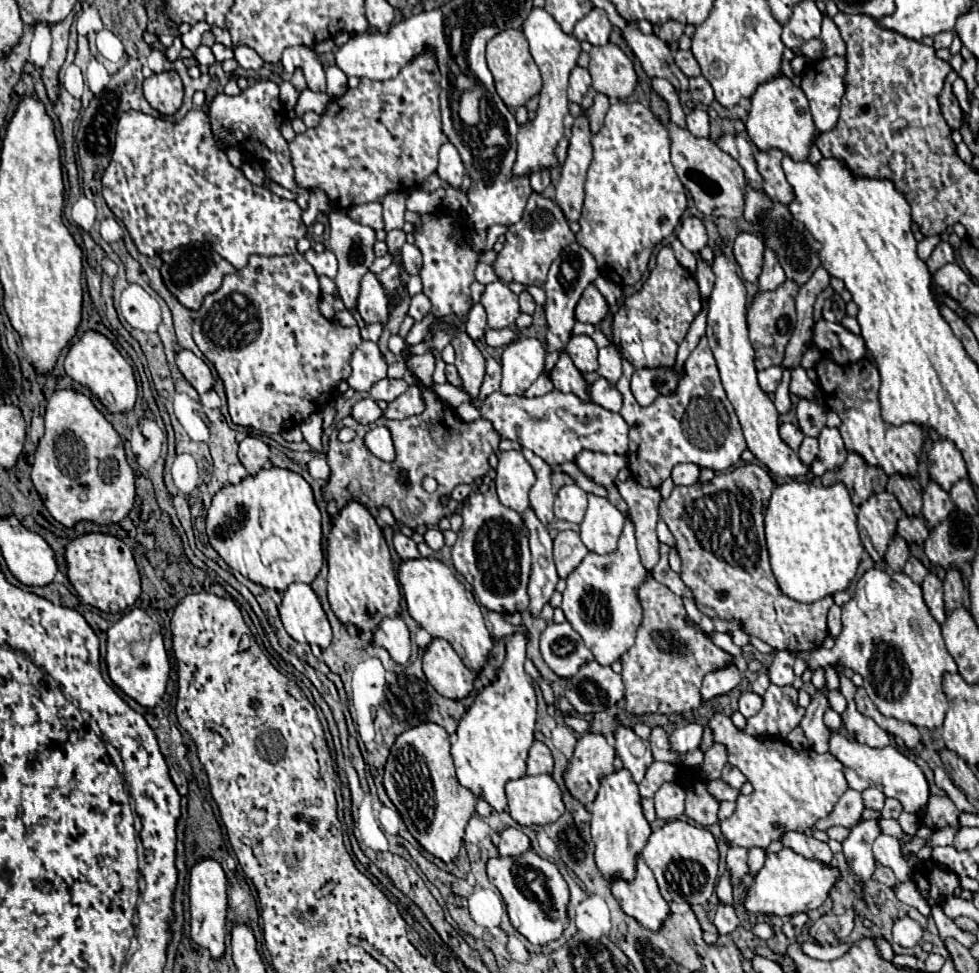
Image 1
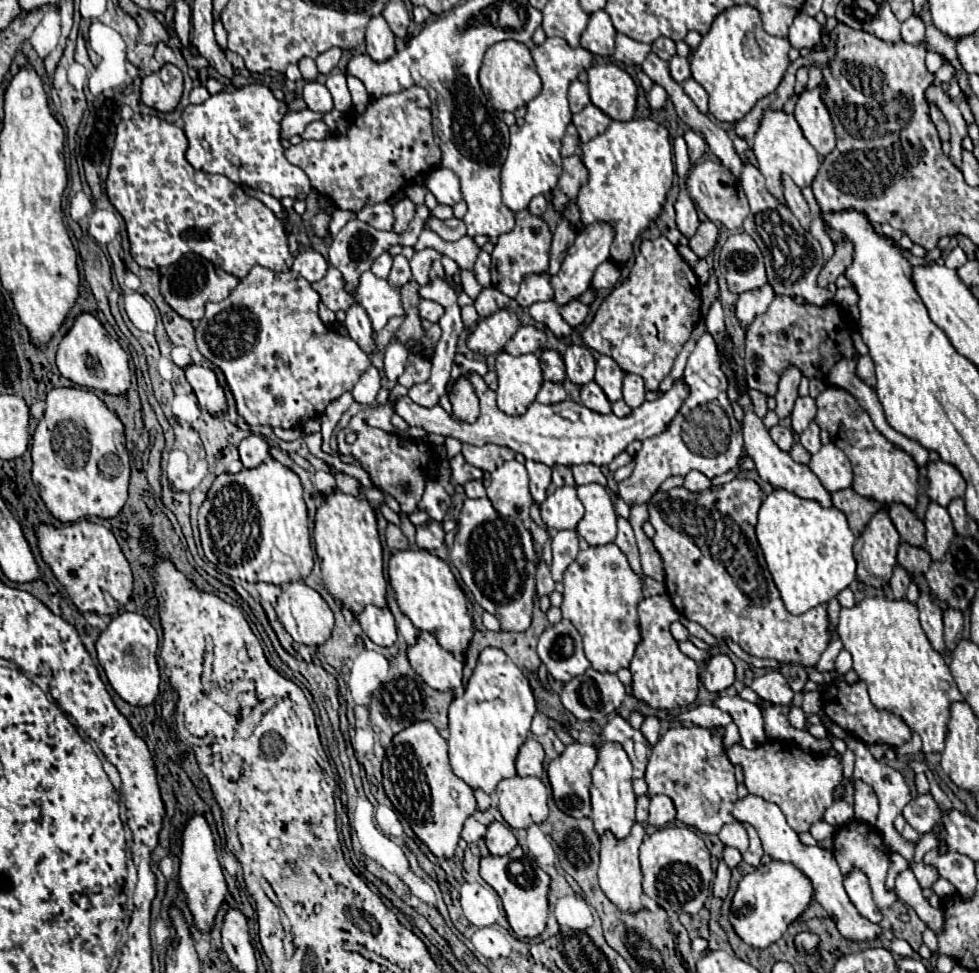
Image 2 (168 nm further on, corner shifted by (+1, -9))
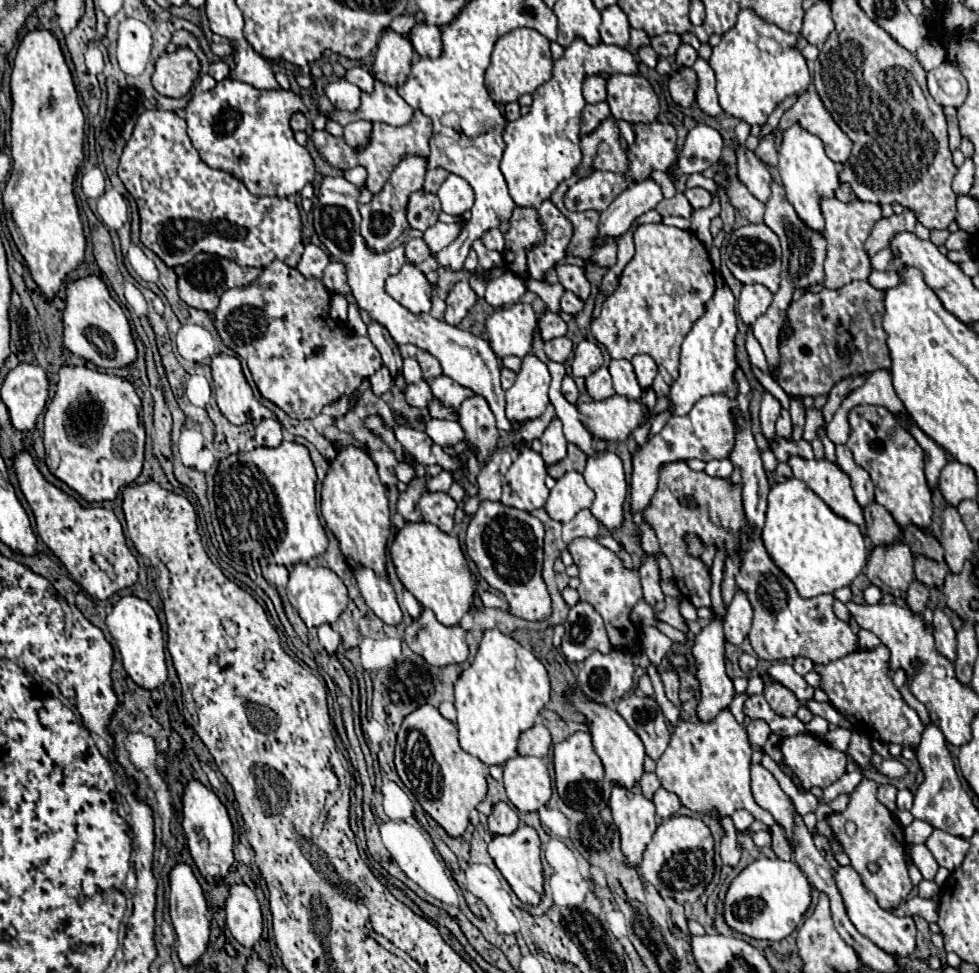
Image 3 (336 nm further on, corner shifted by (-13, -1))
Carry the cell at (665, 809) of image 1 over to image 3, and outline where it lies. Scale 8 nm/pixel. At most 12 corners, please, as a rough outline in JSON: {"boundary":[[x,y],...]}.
{"boundary":[[656,790],[652,802],[660,820],[674,816],[682,806],[678,796]]}

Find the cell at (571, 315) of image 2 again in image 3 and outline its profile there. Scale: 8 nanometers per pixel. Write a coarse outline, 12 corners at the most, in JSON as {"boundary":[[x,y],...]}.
{"boundary":[[572,292],[560,298],[560,310],[578,314],[584,302]]}

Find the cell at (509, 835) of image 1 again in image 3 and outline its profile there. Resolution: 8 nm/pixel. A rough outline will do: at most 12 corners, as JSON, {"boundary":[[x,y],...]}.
{"boundary":[[496,802],[488,816],[492,834],[512,834],[518,814]]}

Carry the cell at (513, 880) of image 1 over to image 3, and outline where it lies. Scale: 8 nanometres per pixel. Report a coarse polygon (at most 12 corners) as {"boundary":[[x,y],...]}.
{"boundary":[[532,826],[494,836],[496,868],[522,902],[542,900],[540,838]]}

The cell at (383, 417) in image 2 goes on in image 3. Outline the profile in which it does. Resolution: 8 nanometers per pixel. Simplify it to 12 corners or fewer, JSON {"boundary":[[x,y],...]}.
{"boundary":[[426,380],[410,384],[406,402],[426,408],[432,396]]}

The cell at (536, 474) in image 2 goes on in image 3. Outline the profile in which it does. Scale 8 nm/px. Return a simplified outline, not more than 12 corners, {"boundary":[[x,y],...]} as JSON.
{"boundary":[[556,416],[540,436],[546,466],[566,456],[562,422]]}

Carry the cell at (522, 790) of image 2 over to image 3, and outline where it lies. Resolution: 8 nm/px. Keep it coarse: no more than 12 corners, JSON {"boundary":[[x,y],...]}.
{"boundary":[[514,756],[504,764],[508,800],[522,812],[552,794],[546,762]]}

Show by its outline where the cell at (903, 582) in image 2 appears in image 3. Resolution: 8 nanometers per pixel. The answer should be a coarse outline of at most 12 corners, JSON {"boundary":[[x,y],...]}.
{"boundary":[[914,580],[906,604],[914,614],[928,606],[928,588]]}

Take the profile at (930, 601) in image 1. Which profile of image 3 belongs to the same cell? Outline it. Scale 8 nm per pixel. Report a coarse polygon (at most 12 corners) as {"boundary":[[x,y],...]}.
{"boundary":[[934,610],[936,650],[956,660],[956,632],[942,610]]}

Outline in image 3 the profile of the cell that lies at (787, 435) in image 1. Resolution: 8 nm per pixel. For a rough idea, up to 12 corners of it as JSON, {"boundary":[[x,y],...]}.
{"boundary":[[786,408],[776,420],[776,436],[788,438],[792,422]]}

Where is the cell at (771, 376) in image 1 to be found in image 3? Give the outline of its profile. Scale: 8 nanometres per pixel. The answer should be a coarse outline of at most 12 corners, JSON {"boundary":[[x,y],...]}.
{"boundary":[[764,392],[760,426],[768,442],[774,440],[774,422],[780,402]]}

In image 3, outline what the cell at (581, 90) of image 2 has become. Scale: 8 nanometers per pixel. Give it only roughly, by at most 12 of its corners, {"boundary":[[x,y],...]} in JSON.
{"boundary":[[602,76],[584,80],[588,104],[606,100],[606,80]]}

